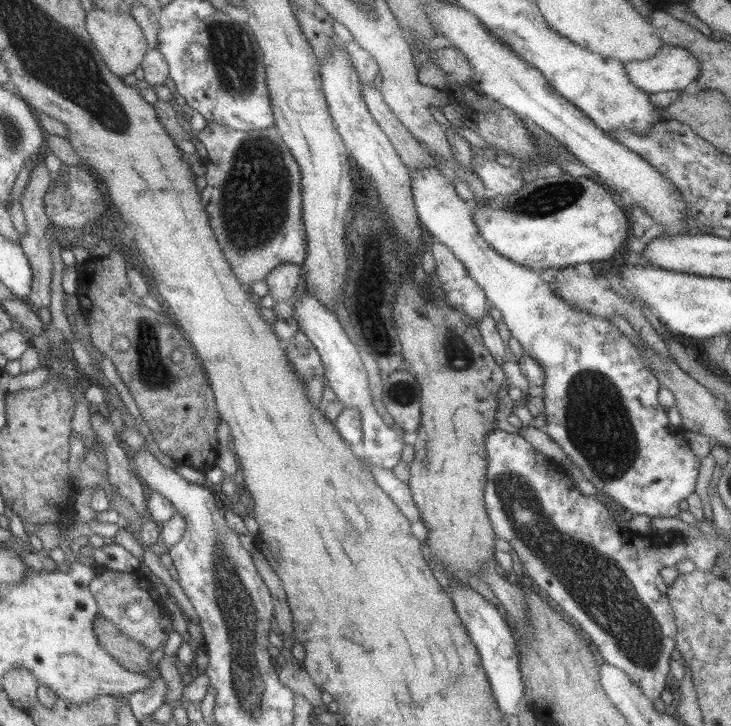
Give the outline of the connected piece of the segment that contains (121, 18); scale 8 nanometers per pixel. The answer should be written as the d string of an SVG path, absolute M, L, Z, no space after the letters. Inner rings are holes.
M90 5L85 19L92 42L102 55L107 67L122 79L128 74L134 74L136 68L142 64L149 48L141 26L132 18L132 15L127 12L113 12Z

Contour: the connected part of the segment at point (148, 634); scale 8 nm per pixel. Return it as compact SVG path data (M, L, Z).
M107 569L95 574L89 587L99 614L113 622L128 638L144 646L150 653L166 644L168 636L174 631L172 616L146 576L137 571L128 573Z

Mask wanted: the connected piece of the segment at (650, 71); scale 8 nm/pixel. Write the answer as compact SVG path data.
M663 44L650 58L630 61L623 65L632 84L648 94L692 88L699 75L699 60L689 50L680 46Z

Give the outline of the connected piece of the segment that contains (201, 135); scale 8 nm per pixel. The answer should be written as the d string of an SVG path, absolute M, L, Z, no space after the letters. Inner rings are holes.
M208 121L203 130L197 131L194 135L206 146L207 156L204 159L206 167L207 184L201 191L201 205L210 216L210 228L220 244L221 251L231 266L232 272L237 276L242 286L249 287L253 282L264 280L269 272L278 268L281 264L297 264L301 265L307 255L307 246L305 241L304 223L302 222L302 195L301 195L301 170L296 159L292 156L290 149L287 147L279 130L276 127L266 128L262 130L249 130L242 132L232 128L224 127L216 122Z

